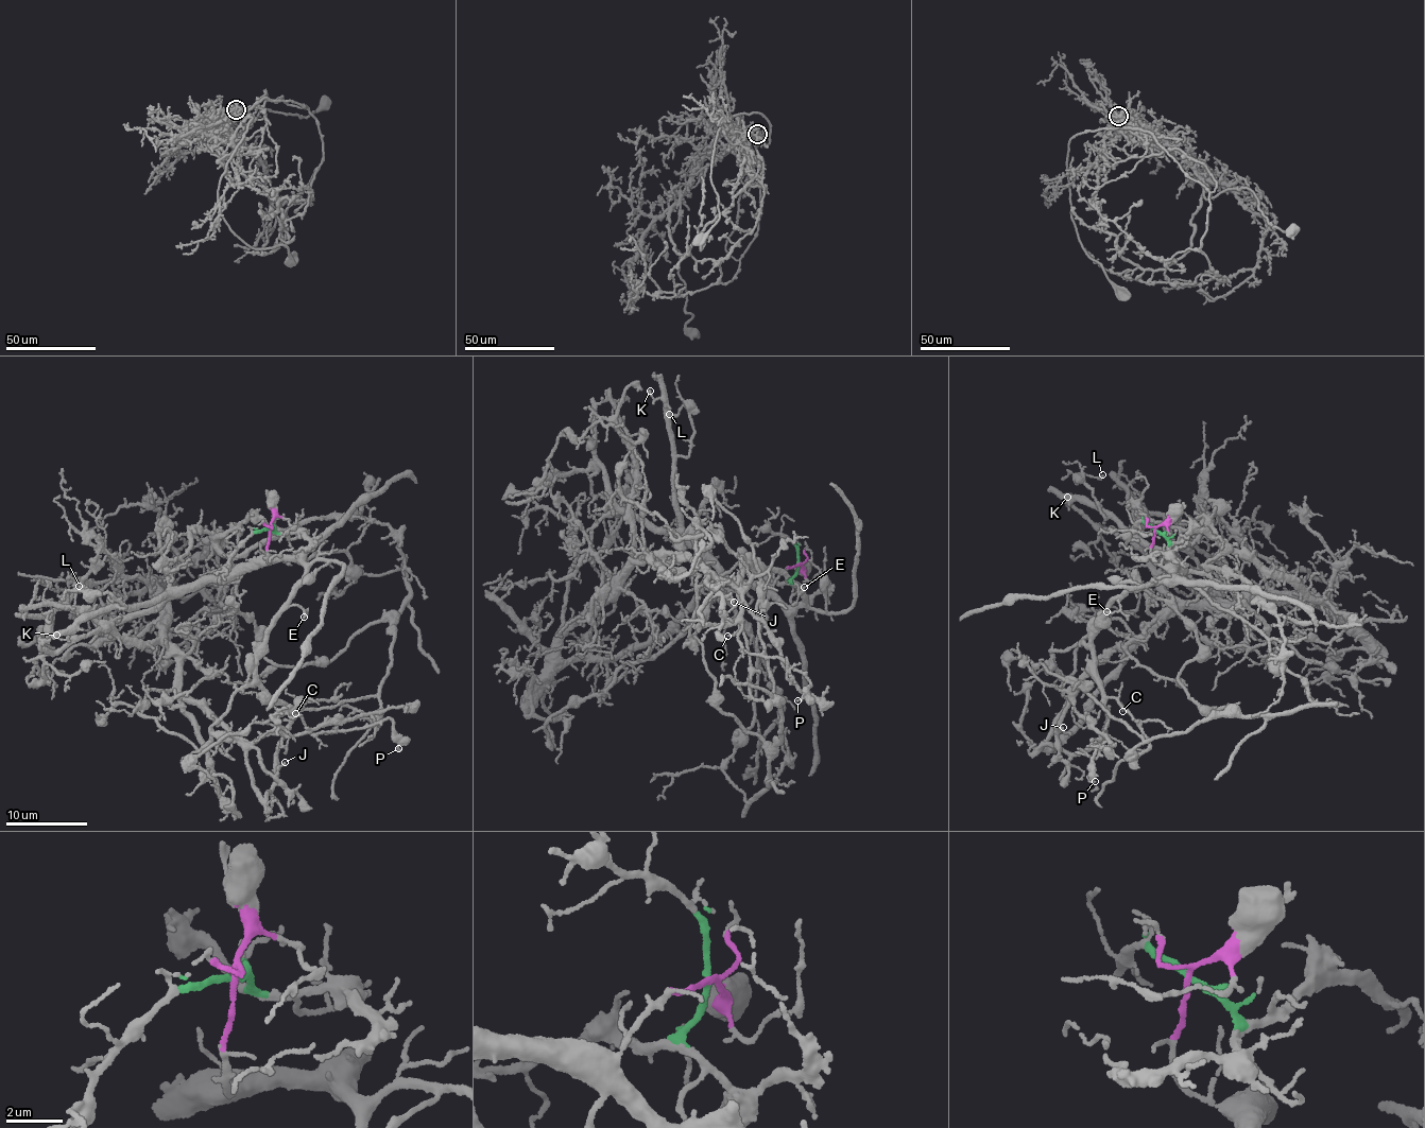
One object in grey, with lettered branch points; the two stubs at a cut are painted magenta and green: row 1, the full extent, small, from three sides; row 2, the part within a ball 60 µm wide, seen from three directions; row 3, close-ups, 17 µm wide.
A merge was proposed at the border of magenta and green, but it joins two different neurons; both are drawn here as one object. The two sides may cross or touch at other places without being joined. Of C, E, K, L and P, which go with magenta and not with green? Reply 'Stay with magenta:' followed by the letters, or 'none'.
Stay with magenta: C, E, K, L, P

